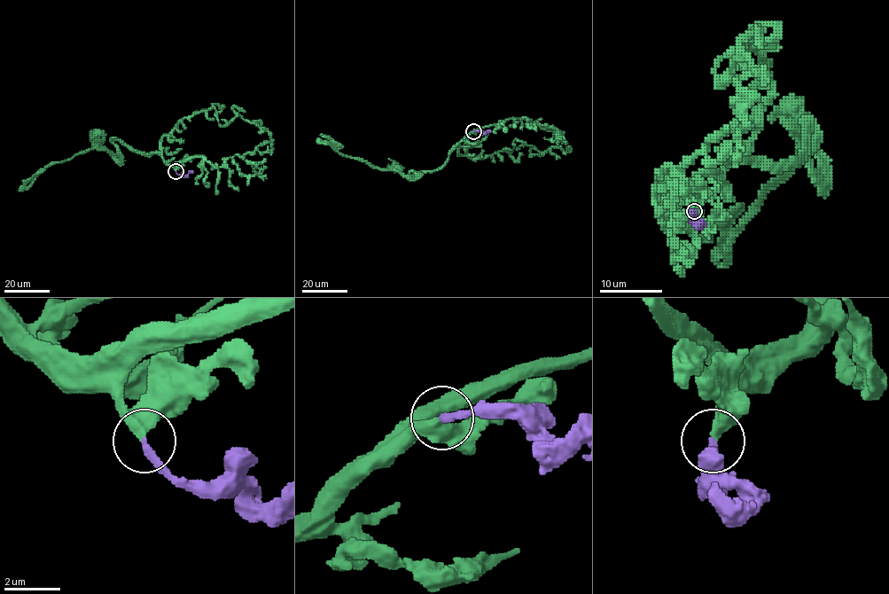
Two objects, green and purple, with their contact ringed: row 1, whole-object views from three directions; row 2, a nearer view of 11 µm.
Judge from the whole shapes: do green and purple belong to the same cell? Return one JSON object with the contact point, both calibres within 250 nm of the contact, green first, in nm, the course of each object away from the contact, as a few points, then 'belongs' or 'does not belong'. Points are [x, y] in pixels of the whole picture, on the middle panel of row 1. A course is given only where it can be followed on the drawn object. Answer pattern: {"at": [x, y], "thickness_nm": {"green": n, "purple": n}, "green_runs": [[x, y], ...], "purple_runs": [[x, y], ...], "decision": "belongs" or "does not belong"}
{"at": [473, 131], "thickness_nm": {"green": 500, "purple": 260}, "green_runs": [[473, 131], [440, 168], [411, 171], [414, 177], [342, 155], [322, 143], [319, 140], [331, 141], [320, 134]], "purple_runs": [[473, 131], [481, 134], [491, 131]], "decision": "belongs"}

